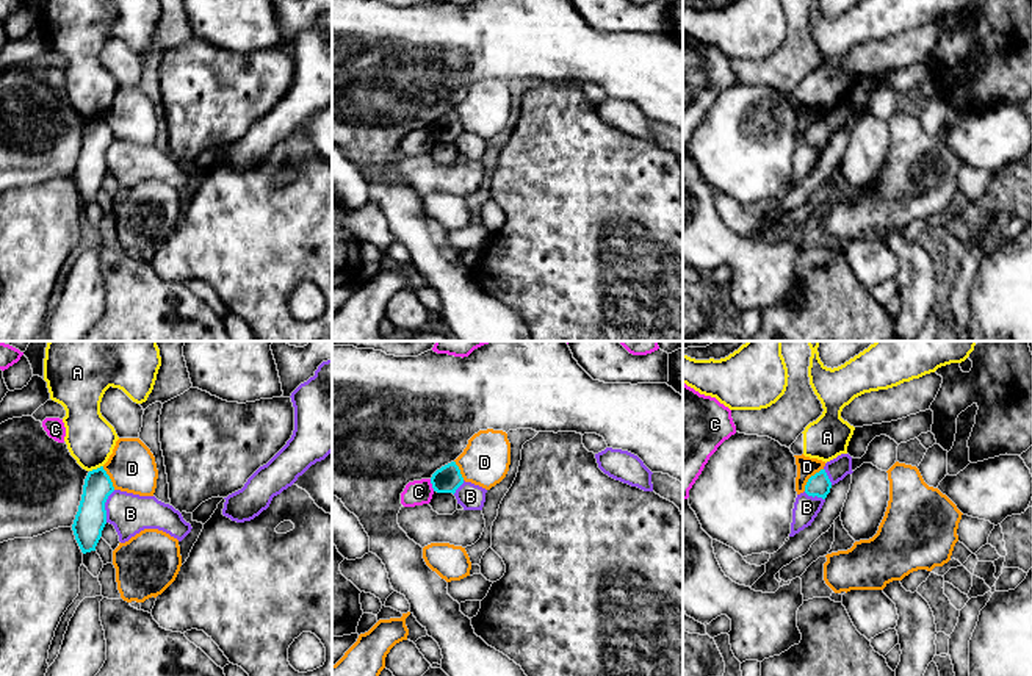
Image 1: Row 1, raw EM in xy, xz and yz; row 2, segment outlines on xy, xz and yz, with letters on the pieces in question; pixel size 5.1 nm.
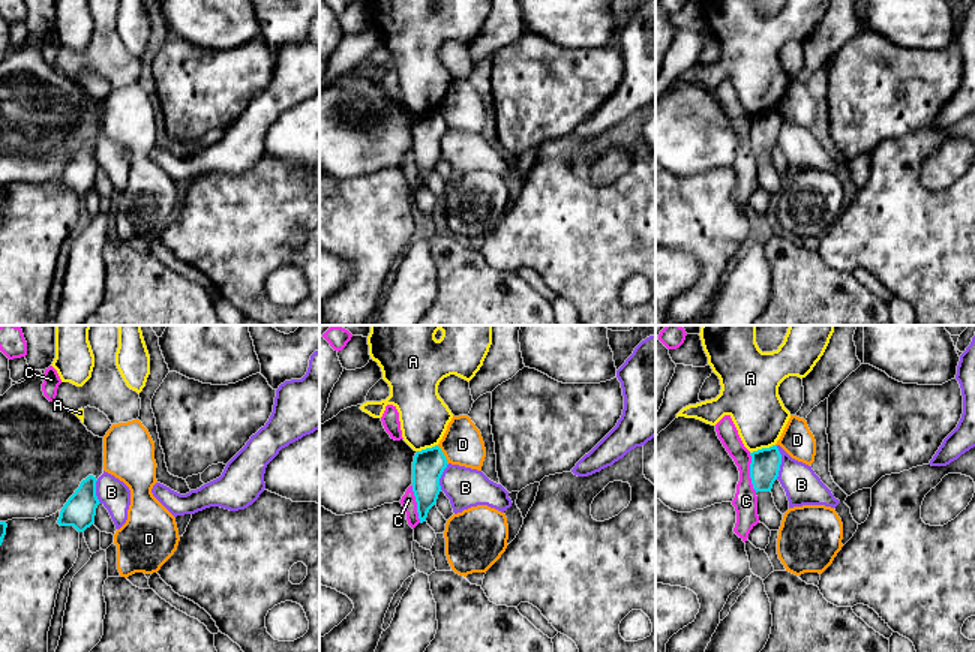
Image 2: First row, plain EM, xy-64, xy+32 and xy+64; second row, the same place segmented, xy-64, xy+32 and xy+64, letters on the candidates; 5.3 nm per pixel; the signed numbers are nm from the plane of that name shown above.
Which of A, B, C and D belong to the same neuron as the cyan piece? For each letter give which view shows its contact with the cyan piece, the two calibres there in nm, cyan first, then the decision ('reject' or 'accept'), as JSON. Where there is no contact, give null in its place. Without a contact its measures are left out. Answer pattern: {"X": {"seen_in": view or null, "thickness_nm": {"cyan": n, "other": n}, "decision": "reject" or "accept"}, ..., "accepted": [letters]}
{"A": {"seen_in": "xy", "thickness_nm": {"cyan": 150, "other": 240}, "decision": "reject"}, "B": {"seen_in": "xy", "thickness_nm": {"cyan": 160, "other": 200}, "decision": "reject"}, "C": {"seen_in": "xz", "thickness_nm": {"cyan": 140, "other": 130}, "decision": "reject"}, "D": {"seen_in": "yz", "thickness_nm": {"cyan": 120, "other": 100}, "decision": "reject"}, "accepted": []}

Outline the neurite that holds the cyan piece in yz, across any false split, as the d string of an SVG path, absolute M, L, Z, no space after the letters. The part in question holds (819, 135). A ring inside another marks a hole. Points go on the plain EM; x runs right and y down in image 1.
M821 119L819 122L816 122L814 125L811 125L805 135L805 142L808 146L817 146L825 149L827 144L830 142L832 138L832 131L825 122L825 119Z

